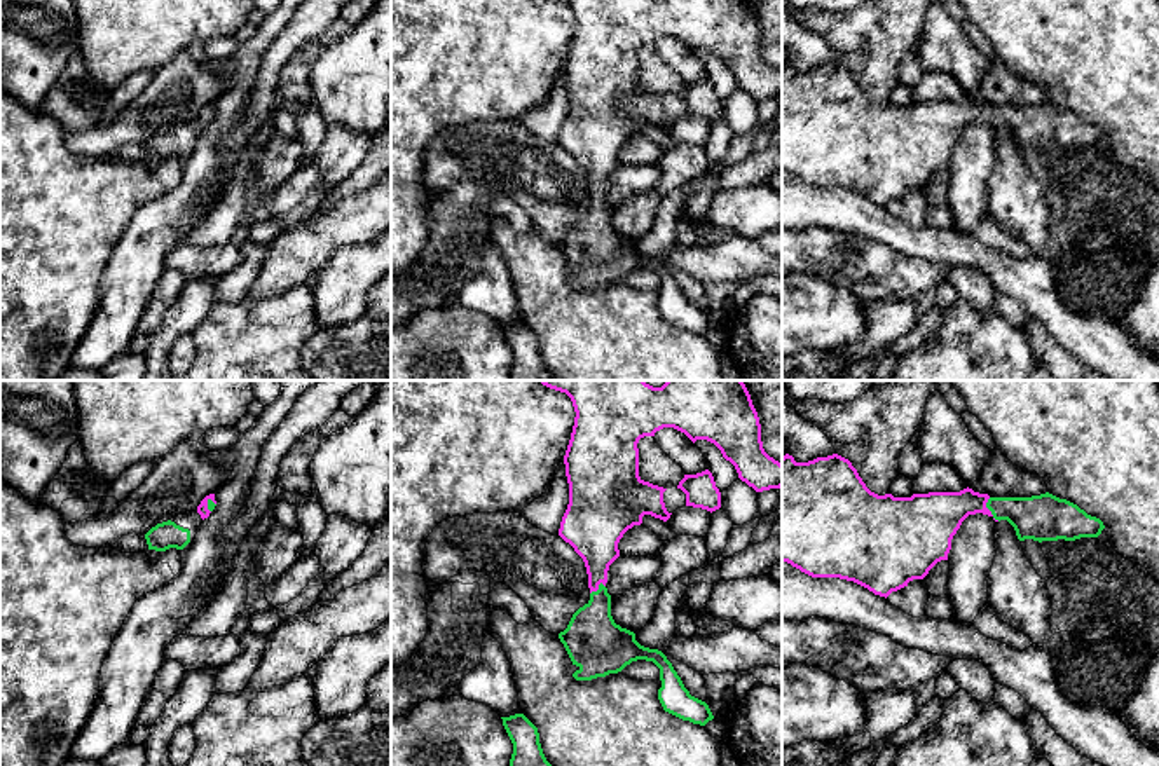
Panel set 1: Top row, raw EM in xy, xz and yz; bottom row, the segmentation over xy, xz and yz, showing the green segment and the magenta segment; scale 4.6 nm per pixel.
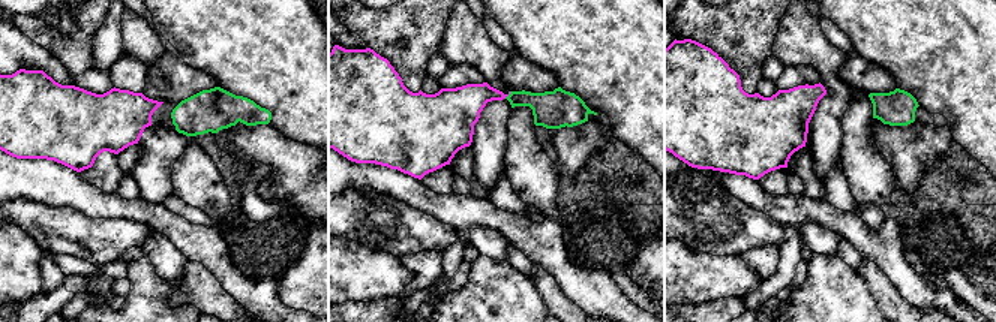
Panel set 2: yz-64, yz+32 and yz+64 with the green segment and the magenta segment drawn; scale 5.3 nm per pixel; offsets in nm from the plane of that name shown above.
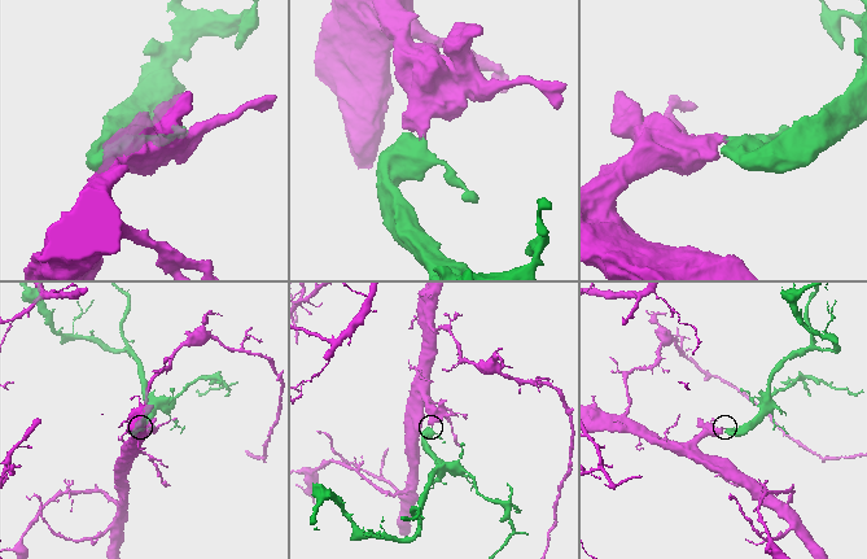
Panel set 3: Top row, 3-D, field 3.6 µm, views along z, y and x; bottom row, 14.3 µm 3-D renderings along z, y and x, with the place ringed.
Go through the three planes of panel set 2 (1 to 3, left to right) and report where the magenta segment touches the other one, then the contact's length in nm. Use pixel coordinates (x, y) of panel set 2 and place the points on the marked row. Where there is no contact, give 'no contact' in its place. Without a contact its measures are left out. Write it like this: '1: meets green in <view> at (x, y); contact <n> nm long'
1: no contact
2: meets green in yz+32 at (509, 95); contact 50 nm long
3: no contact

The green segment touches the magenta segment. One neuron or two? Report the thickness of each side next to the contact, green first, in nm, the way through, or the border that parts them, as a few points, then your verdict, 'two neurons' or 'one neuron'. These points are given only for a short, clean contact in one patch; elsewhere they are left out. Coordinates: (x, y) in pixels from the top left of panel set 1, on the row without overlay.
200/240 nm | across yz (1041, 126), (1011, 117), (988, 117), (953, 116), (936, 126) | one neuron

